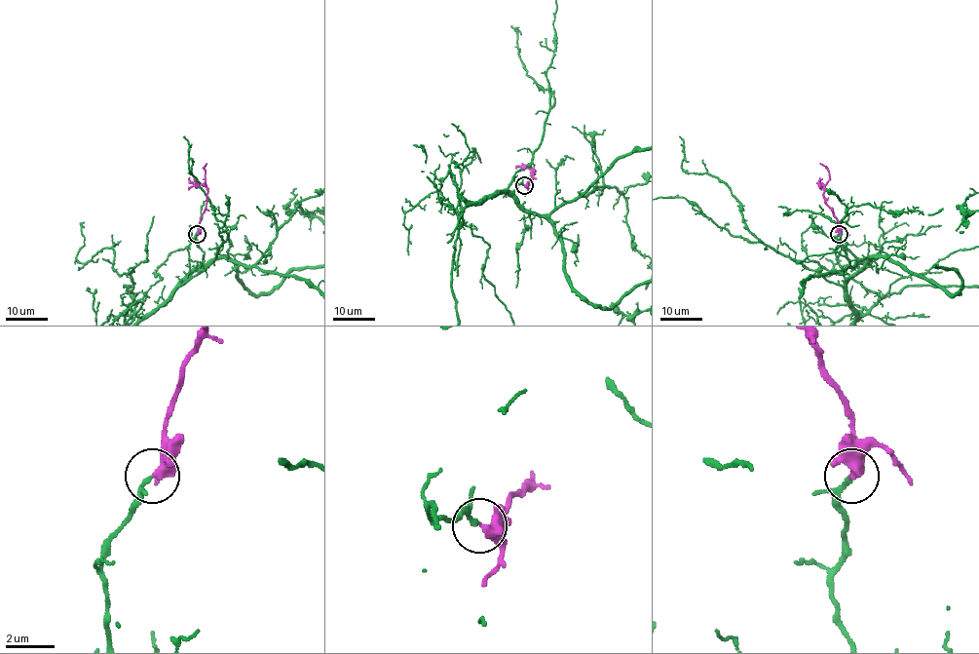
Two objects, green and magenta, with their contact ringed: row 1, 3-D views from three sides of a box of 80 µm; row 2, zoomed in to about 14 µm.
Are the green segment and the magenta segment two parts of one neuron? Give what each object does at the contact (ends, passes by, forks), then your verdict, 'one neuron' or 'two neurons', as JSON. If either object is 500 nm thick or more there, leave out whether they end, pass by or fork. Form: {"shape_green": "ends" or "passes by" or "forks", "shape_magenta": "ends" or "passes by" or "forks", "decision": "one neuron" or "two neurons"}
{"shape_green": "passes by", "shape_magenta": "ends", "decision": "one neuron"}

